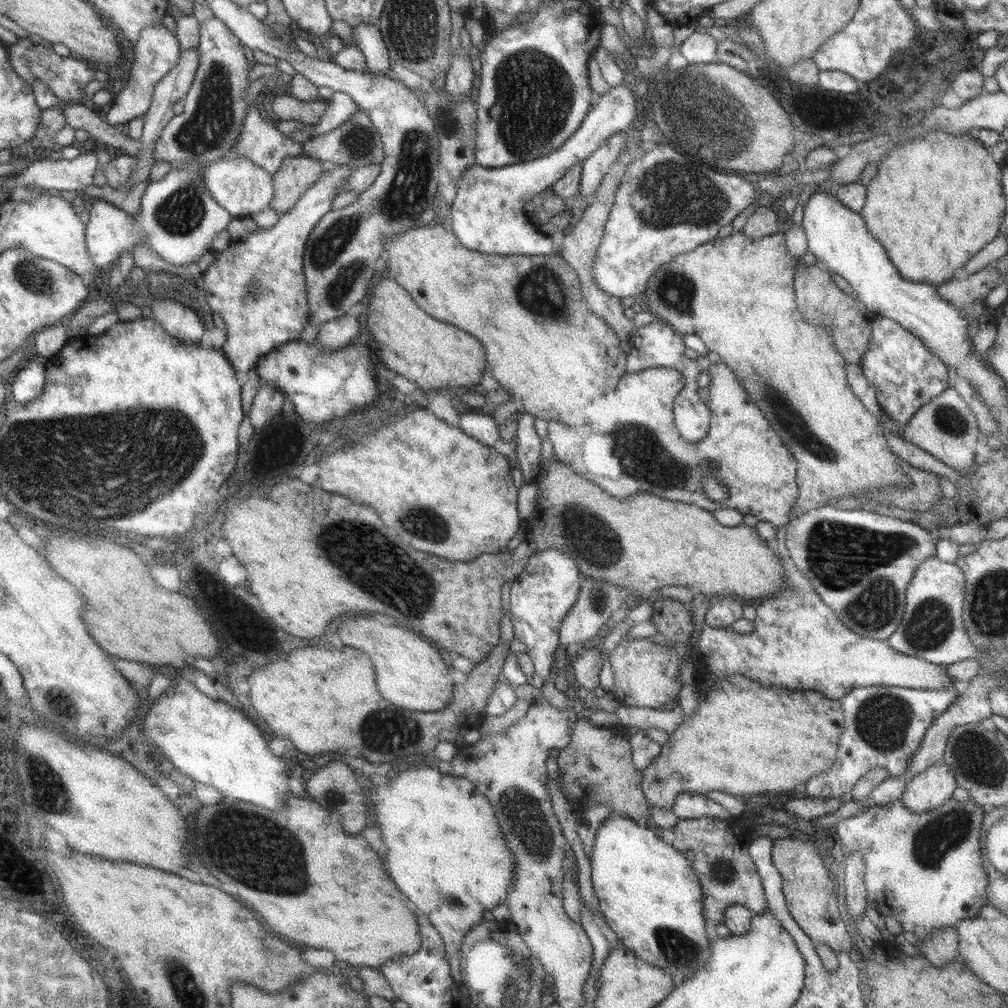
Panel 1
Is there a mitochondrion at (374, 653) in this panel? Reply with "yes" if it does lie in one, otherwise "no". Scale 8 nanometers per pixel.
no

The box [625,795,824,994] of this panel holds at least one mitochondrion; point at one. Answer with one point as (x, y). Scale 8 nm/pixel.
(678, 950)

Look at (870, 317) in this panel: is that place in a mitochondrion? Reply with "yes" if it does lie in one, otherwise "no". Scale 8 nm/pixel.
no

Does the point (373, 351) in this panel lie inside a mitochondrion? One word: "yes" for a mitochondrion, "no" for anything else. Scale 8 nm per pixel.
no

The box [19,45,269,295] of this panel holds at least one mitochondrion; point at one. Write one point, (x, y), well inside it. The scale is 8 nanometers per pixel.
(211, 123)

